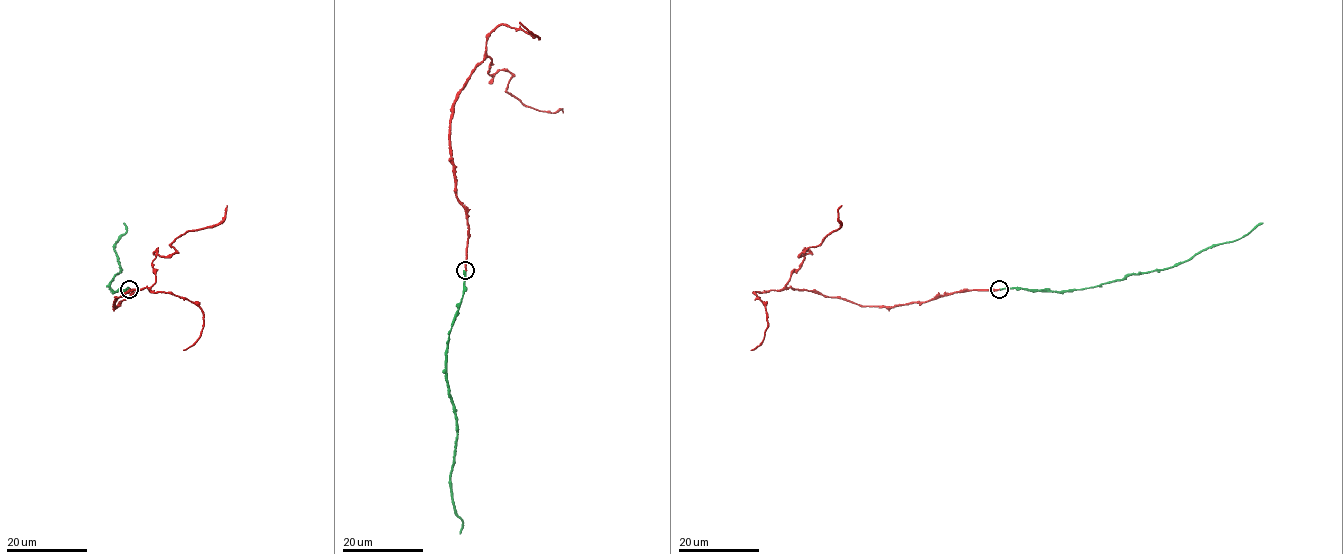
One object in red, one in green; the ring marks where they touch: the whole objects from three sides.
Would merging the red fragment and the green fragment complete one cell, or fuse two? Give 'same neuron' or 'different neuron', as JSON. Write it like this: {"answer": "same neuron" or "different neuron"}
{"answer": "different neuron"}

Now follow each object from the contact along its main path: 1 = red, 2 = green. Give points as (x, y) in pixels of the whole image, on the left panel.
1: (129, 289), (114, 306), (149, 288), (154, 258), (171, 256), (187, 231), (216, 225), (227, 205)
2: (129, 289), (114, 291), (110, 288), (112, 279), (120, 271), (114, 245), (126, 232), (123, 222)

